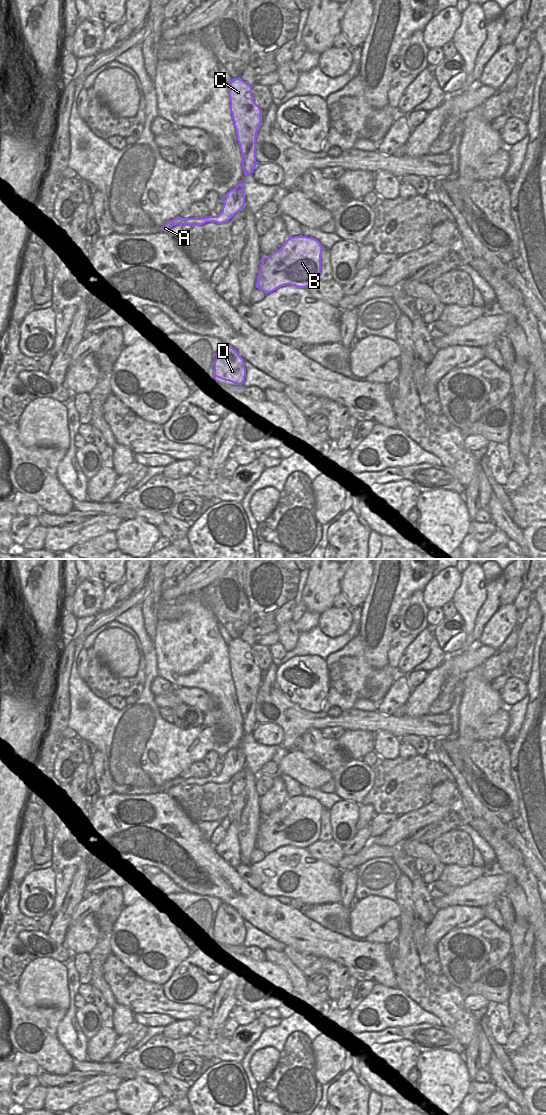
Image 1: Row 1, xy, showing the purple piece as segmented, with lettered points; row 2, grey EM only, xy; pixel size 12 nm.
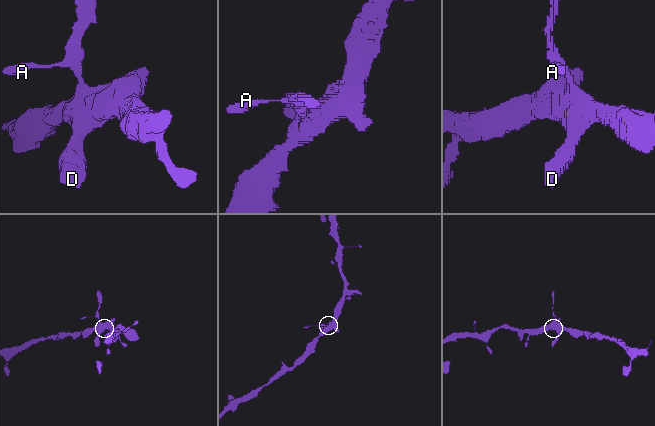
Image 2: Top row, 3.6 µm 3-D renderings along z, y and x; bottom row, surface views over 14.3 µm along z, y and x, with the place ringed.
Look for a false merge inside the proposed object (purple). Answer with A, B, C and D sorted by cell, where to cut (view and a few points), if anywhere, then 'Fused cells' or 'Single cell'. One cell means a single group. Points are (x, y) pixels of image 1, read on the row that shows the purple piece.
Groups: A B C D. No split. Single cell.

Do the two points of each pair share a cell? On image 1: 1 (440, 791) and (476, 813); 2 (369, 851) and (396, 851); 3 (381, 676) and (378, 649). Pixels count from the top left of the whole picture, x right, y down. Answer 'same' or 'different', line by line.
1: different
2: same
3: different

